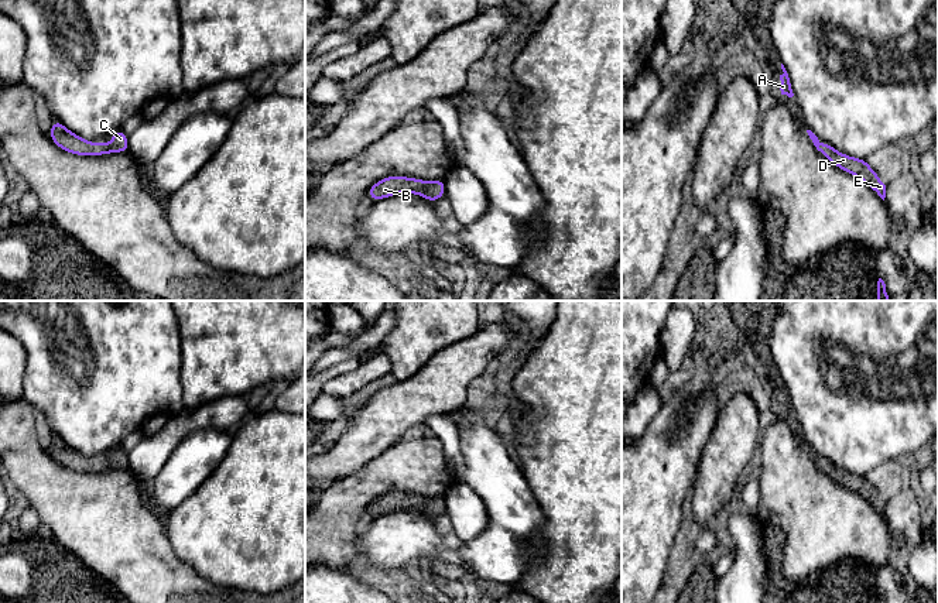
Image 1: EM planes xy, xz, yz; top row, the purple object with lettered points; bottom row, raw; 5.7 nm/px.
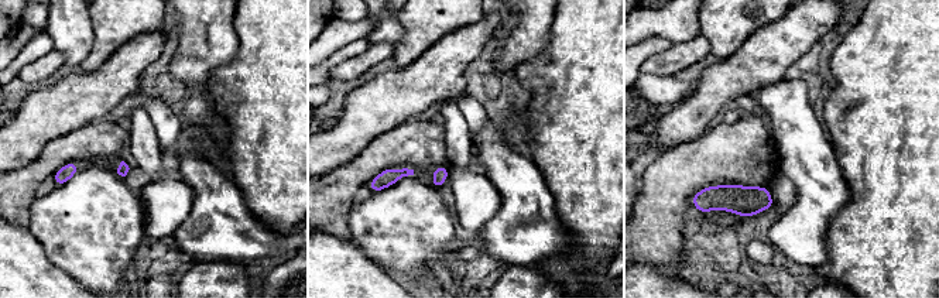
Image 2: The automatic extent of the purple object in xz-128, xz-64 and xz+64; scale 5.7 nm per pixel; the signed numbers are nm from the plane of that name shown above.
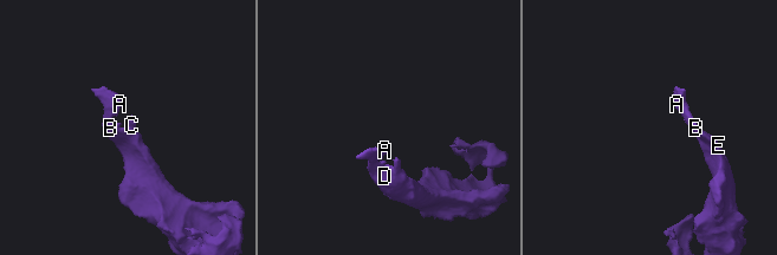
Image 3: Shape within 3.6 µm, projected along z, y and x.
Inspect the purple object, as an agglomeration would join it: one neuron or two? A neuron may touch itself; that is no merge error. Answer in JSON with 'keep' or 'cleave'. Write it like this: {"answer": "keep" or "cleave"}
{"answer": "keep"}

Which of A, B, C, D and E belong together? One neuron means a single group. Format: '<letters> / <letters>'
A B C D E

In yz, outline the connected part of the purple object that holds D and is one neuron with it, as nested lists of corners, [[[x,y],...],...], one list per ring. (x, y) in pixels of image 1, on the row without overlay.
[[[807,446],[817,466],[829,476],[833,482],[843,486],[845,489],[857,493],[866,501],[869,501],[883,517],[886,514],[886,501],[880,493],[872,486],[872,483],[863,474],[853,474],[843,469],[836,467],[831,460],[821,459],[818,453]]]

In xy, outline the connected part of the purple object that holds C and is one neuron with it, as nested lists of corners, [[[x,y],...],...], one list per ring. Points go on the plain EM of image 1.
[[[52,436],[49,455],[64,467],[75,472],[106,472],[110,469],[129,469],[129,453],[121,445],[113,448],[112,459],[89,459],[69,448],[59,436]]]

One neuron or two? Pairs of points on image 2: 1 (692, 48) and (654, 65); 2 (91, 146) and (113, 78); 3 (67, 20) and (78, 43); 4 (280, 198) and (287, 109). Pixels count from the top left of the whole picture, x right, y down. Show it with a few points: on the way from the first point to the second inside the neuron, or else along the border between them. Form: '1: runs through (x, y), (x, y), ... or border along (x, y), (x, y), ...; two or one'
1: runs through (682, 54), (664, 64); one
2: border along (96, 119), (65, 133); two
3: runs through (69, 26), (74, 37); one
4: runs through (284, 175), (287, 167), (287, 132); one

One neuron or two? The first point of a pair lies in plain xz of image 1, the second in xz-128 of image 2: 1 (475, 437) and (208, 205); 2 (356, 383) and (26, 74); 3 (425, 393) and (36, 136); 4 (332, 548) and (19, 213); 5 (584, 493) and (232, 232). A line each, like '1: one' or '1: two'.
1: one
2: one
3: one
4: one
5: two

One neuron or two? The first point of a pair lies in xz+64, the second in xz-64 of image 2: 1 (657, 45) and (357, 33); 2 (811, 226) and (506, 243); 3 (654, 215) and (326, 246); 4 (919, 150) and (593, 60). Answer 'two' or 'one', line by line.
1: two
2: one
3: two
4: one

